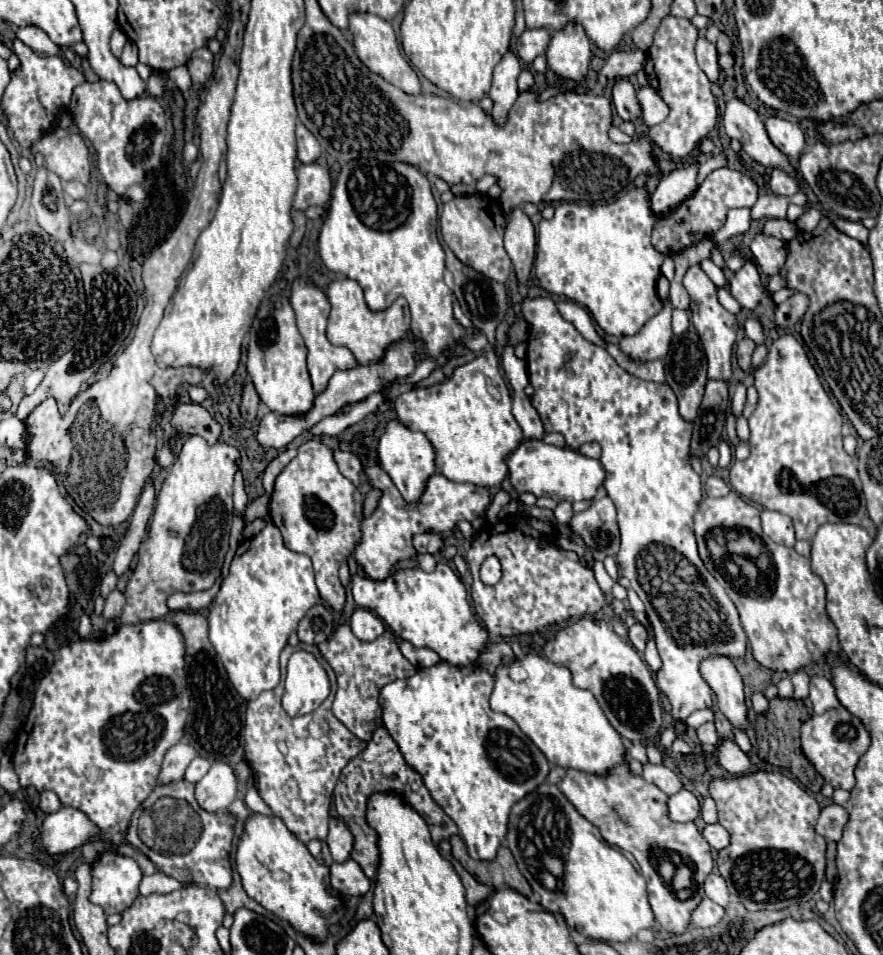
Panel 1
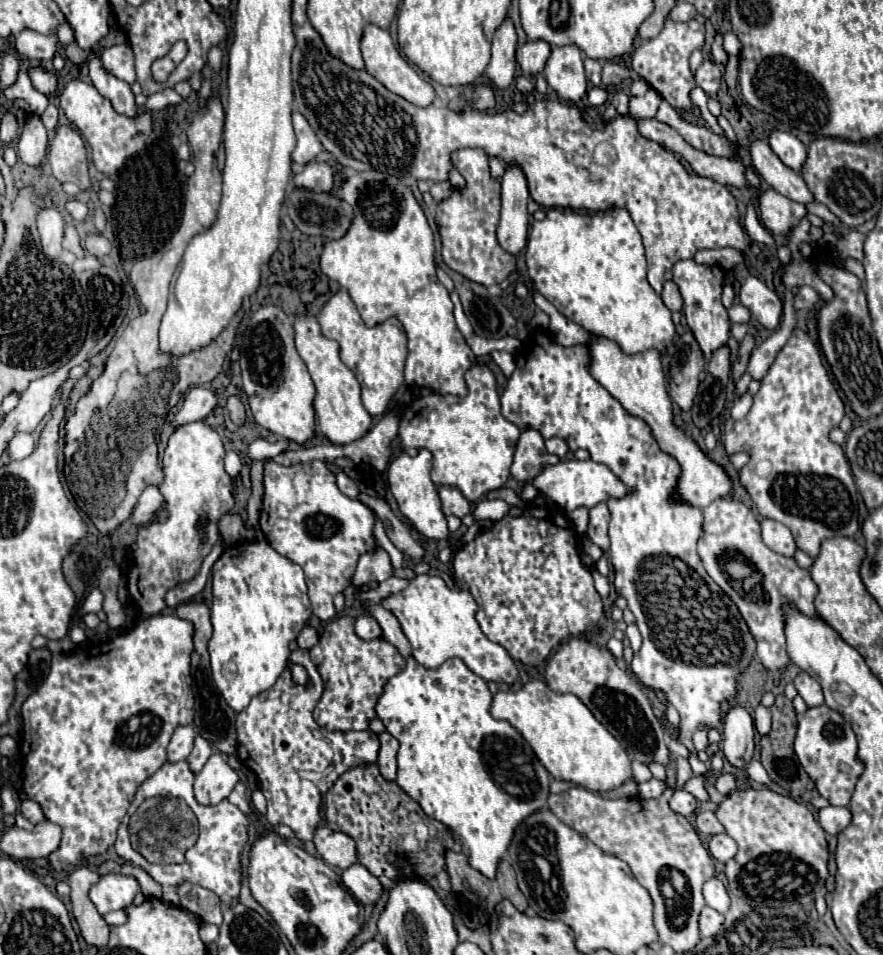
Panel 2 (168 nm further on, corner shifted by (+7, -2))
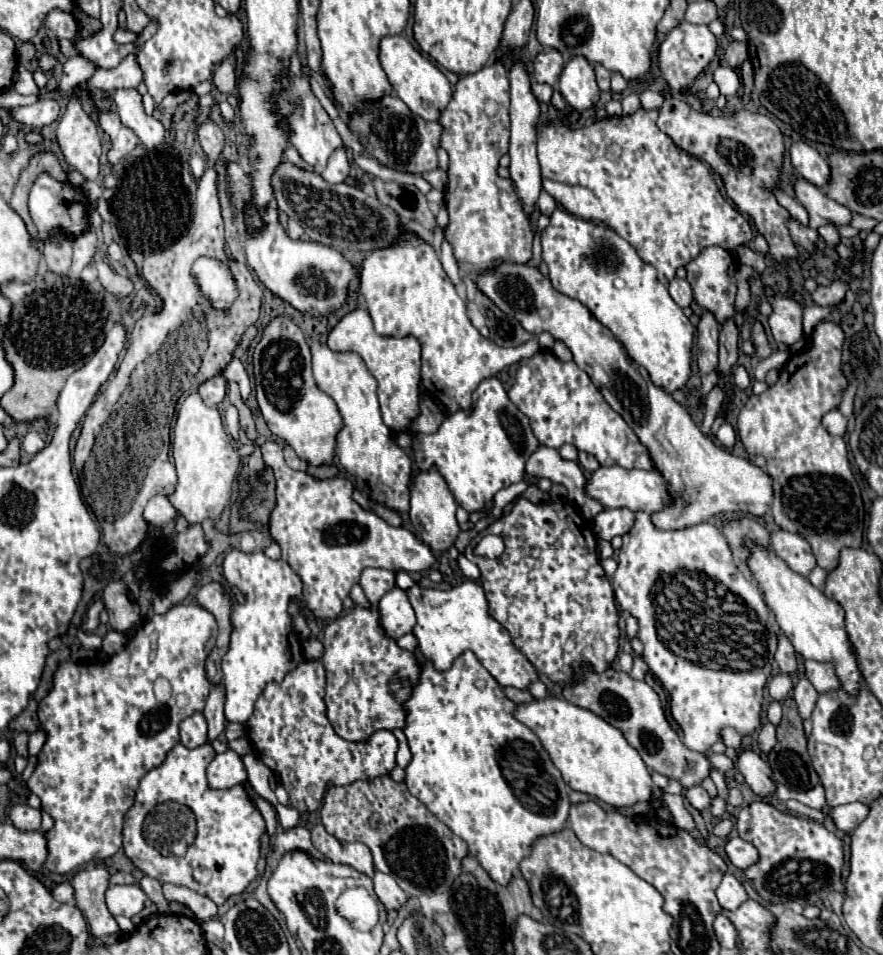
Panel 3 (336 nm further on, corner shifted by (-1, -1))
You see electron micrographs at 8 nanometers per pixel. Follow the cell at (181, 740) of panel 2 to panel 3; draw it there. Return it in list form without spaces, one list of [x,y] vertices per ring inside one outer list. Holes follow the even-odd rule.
[[[201,712],[187,716],[181,722],[181,744],[187,748],[197,748],[207,742],[207,722]]]

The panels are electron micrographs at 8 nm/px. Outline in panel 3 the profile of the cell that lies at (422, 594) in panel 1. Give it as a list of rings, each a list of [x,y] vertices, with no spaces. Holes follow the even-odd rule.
[[[467,580],[451,590],[433,590],[433,588],[425,590],[421,586],[413,586],[407,592],[407,596],[417,616],[413,634],[419,642],[419,652],[437,670],[441,672],[449,670],[451,664],[465,650],[471,650],[501,686],[513,686],[519,690],[527,690],[529,684],[539,680],[535,666],[513,644],[509,632],[495,618],[489,616],[487,598],[479,582]]]

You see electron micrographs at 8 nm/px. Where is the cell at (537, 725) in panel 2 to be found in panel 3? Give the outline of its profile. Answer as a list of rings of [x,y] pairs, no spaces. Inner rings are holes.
[[[547,696],[545,700],[519,704],[515,718],[519,718],[539,736],[553,764],[561,770],[565,782],[573,790],[603,800],[613,808],[629,808],[637,802],[651,800],[653,780],[645,762],[637,750],[627,744],[621,730],[613,728],[597,714],[581,710],[579,706],[573,706],[561,698]]]

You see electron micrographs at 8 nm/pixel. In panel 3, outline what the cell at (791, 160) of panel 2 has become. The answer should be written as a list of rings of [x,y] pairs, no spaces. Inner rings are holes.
[[[795,142],[791,146],[791,162],[795,166],[795,170],[809,180],[811,184],[815,184],[817,188],[825,188],[831,180],[831,170],[827,160],[809,144],[805,142]]]

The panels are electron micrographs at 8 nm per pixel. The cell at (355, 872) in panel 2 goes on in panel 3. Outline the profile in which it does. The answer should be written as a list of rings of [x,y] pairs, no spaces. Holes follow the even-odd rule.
[[[375,870],[373,884],[375,884],[375,894],[379,896],[379,900],[387,910],[399,910],[407,902],[407,894],[399,888],[393,876],[381,874],[379,870]]]

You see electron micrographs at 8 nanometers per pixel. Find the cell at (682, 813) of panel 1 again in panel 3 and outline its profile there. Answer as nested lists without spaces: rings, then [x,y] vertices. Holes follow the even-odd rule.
[[[693,786],[693,788],[685,790],[685,800],[687,800],[693,808],[697,808],[699,812],[705,810],[705,808],[711,804],[711,796],[703,790],[703,786]]]

